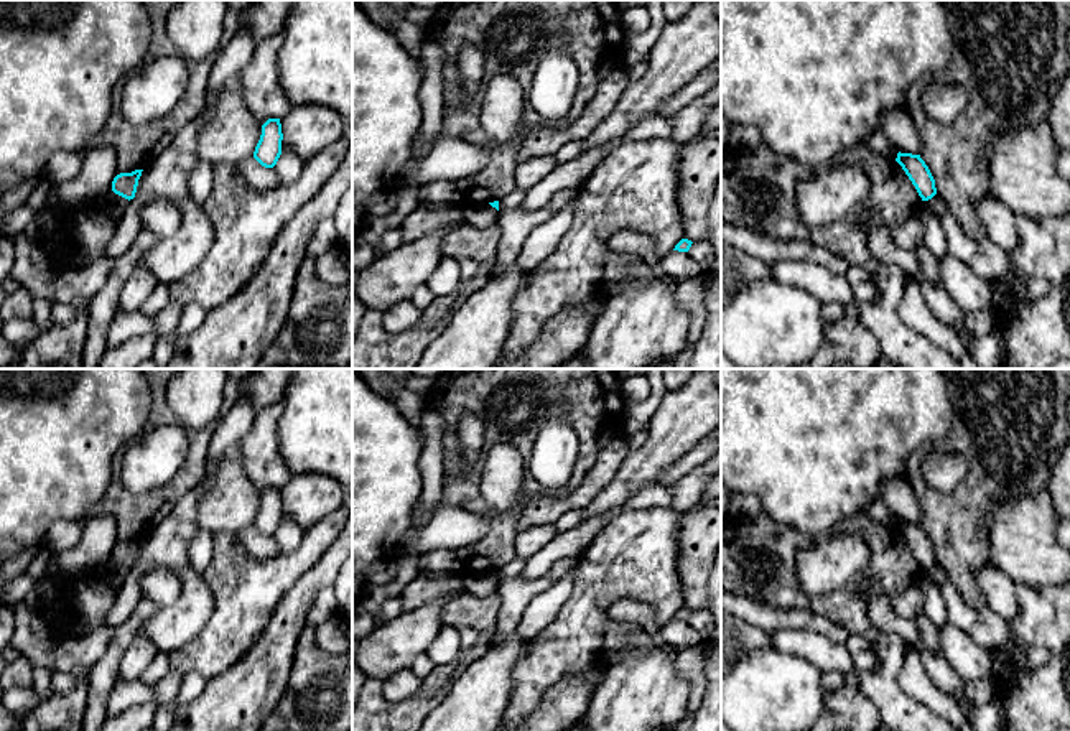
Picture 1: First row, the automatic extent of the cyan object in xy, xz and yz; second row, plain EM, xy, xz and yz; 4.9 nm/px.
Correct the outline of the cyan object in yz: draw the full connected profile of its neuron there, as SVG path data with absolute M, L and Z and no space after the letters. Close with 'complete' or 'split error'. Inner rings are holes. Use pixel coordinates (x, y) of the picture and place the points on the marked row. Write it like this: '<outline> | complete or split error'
M899 151L896 161L902 166L922 201L928 201L937 194L935 179L920 155Z | complete

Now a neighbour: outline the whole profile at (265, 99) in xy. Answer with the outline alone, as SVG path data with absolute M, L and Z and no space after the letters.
M281 33L258 41L252 59L239 72L247 109L260 125L268 119L281 120L293 109L280 87L278 51L281 43Z

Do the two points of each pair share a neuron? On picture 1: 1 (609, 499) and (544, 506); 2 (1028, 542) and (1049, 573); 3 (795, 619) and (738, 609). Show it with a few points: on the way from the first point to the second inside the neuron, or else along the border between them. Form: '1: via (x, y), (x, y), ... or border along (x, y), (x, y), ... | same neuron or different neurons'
1: border along (616, 471), (583, 507) | different neurons
2: via (1028, 550), (1042, 565) | same neuron
3: via (781, 619), (753, 613) | same neuron

